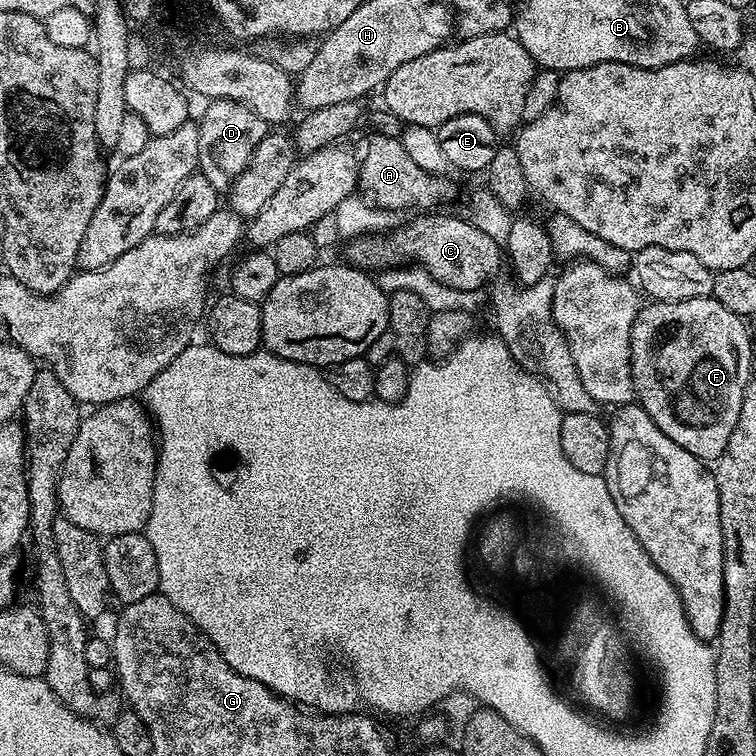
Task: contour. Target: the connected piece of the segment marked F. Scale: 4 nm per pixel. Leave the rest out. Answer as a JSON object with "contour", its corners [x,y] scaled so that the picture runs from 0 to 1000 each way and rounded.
{"contour":[[[939,390],[853,401],[833,437],[840,528],[886,585],[897,585],[902,595],[913,595],[918,606],[933,611],[944,611],[960,595],[960,585],[976,558],[976,542],[981,542],[987,505],[997,495],[995,450],[984,429],[988,429],[985,419],[960,410],[955,399]]]}

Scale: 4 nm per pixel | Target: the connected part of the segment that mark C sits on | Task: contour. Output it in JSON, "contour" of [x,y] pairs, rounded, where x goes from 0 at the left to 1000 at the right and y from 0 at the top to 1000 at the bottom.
{"contour":[[[582,283],[552,284],[556,286],[552,291],[542,292],[536,302],[525,300],[512,311],[472,313],[459,324],[459,343],[471,352],[487,352],[487,348],[529,352],[536,348],[533,344],[542,344],[537,347],[560,354],[590,380],[634,388],[639,376],[649,377],[663,364],[664,325],[624,298],[618,288],[607,291],[603,286],[577,284]]]}

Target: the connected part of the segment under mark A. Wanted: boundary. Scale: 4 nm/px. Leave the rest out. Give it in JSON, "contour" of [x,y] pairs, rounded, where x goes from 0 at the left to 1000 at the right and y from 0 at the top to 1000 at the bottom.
{"contour":[[[488,179],[487,192],[481,196],[481,206],[475,208],[474,221],[476,237],[474,249],[499,275],[525,278],[524,275],[556,275],[550,278],[577,278],[581,270],[598,265],[603,259],[603,249],[587,230],[565,228],[552,220],[537,204],[533,184],[522,180]]]}

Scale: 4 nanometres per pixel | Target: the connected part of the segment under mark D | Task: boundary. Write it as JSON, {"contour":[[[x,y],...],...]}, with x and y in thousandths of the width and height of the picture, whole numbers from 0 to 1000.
{"contour":[[[283,132],[274,139],[270,155],[262,159],[262,226],[278,235],[278,246],[288,251],[306,250],[307,242],[320,231],[333,213],[341,188],[353,180],[357,167],[331,140],[308,132]]]}

